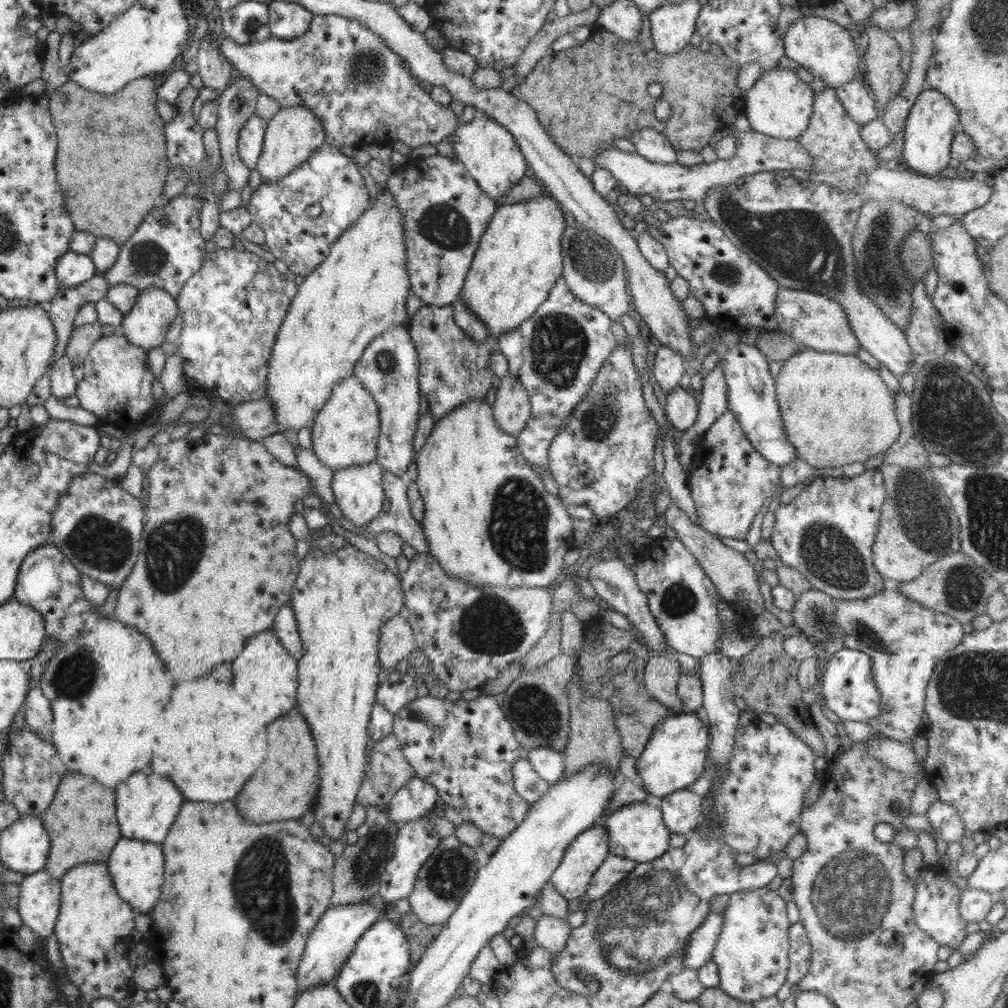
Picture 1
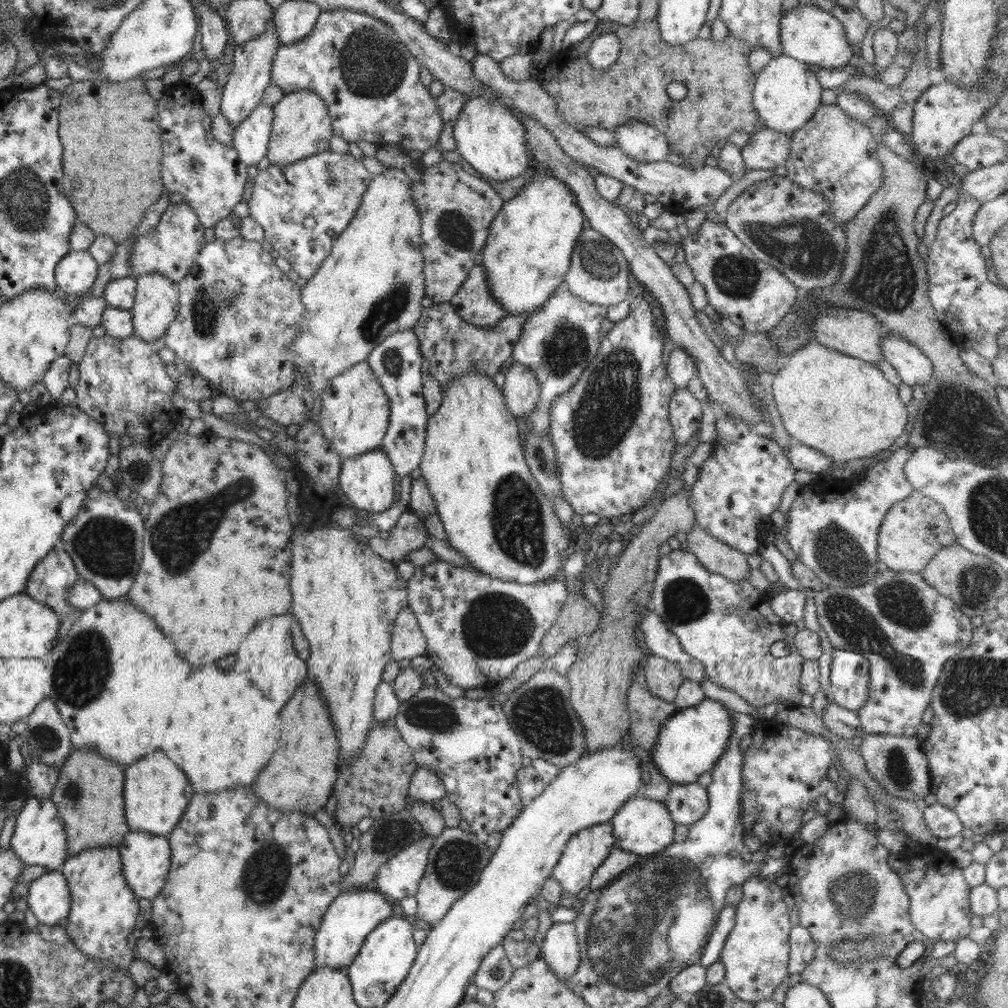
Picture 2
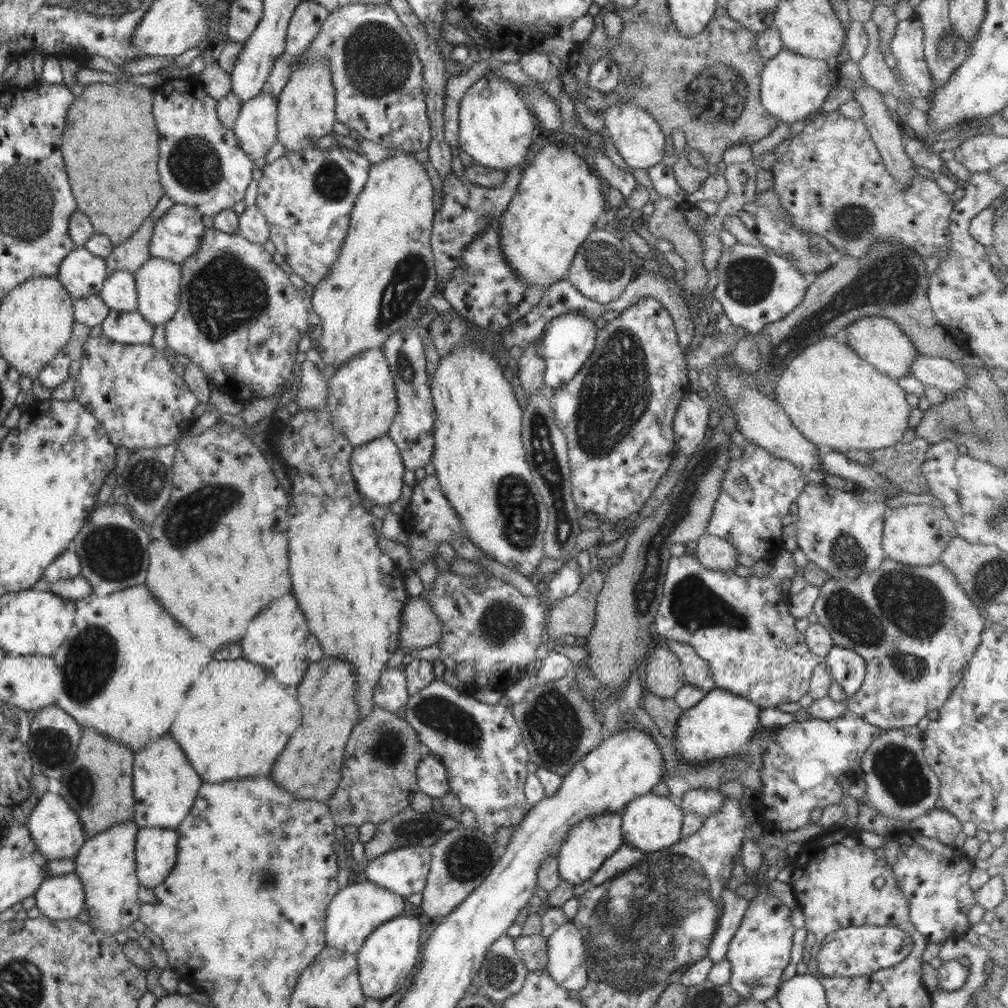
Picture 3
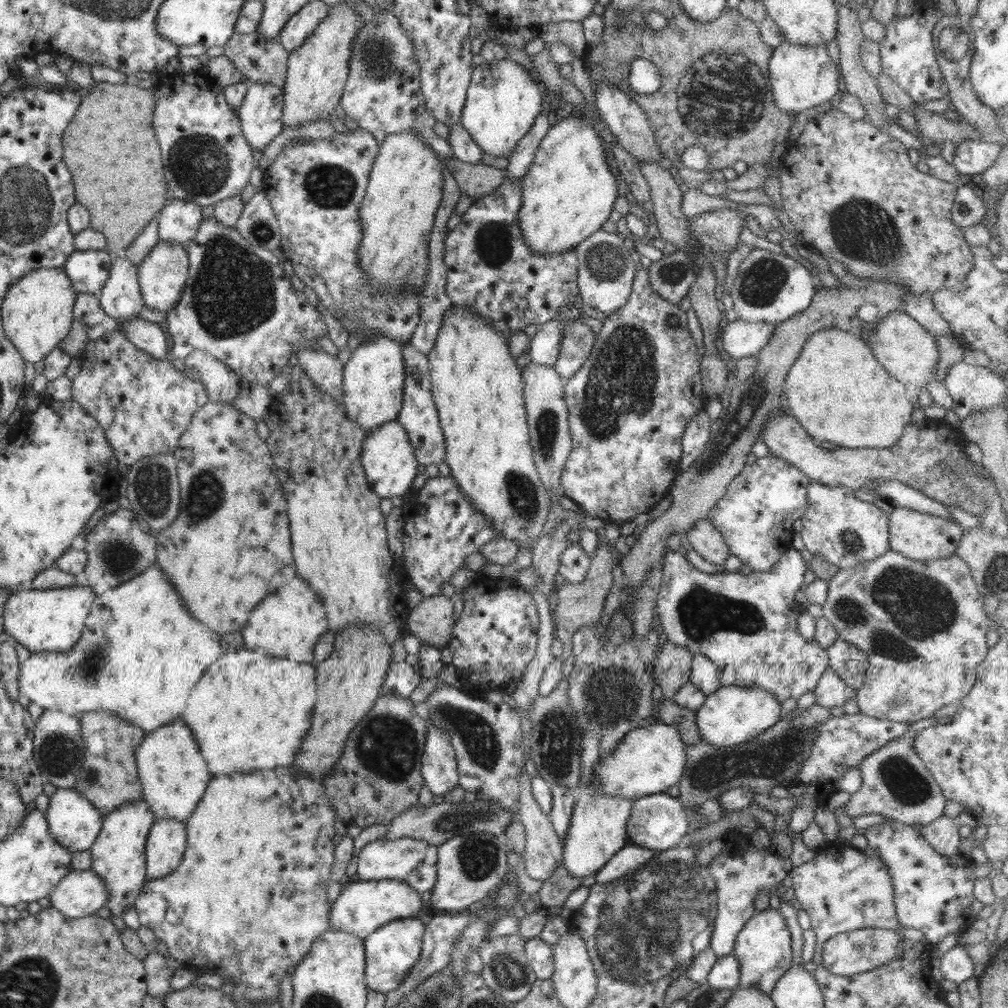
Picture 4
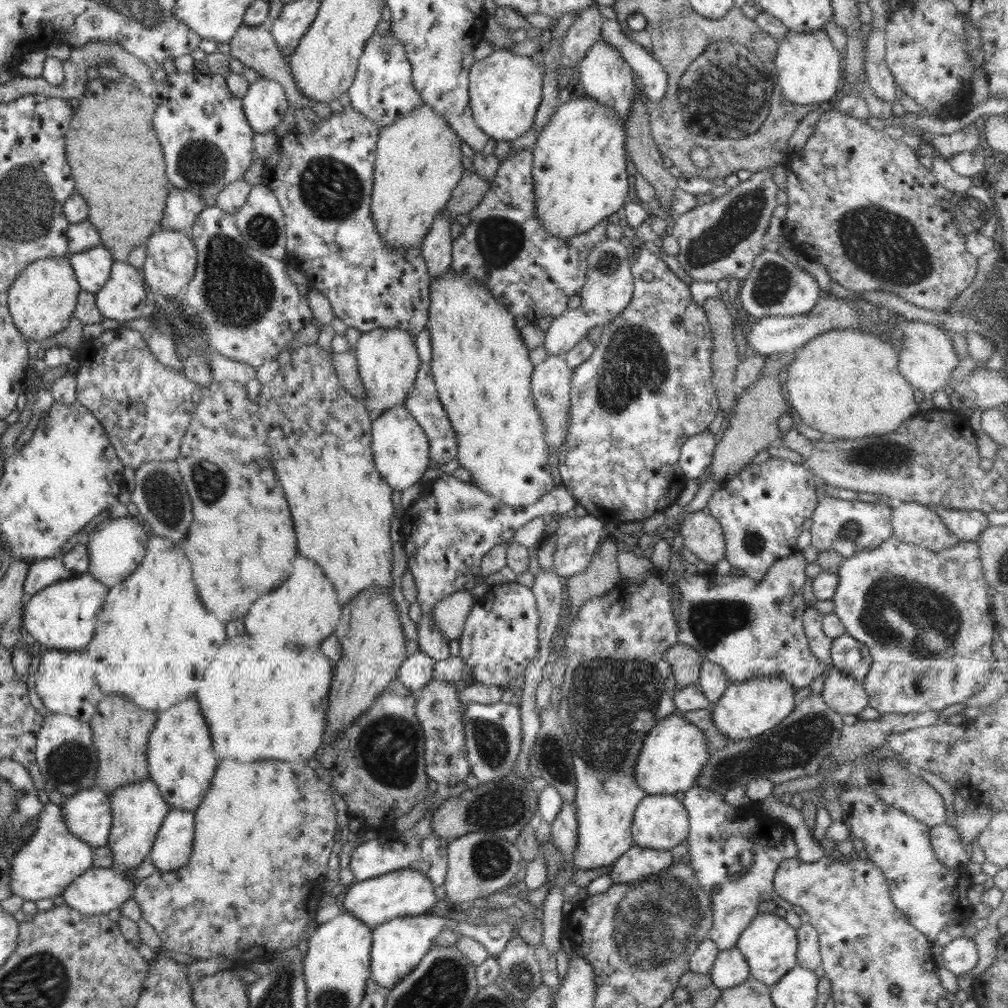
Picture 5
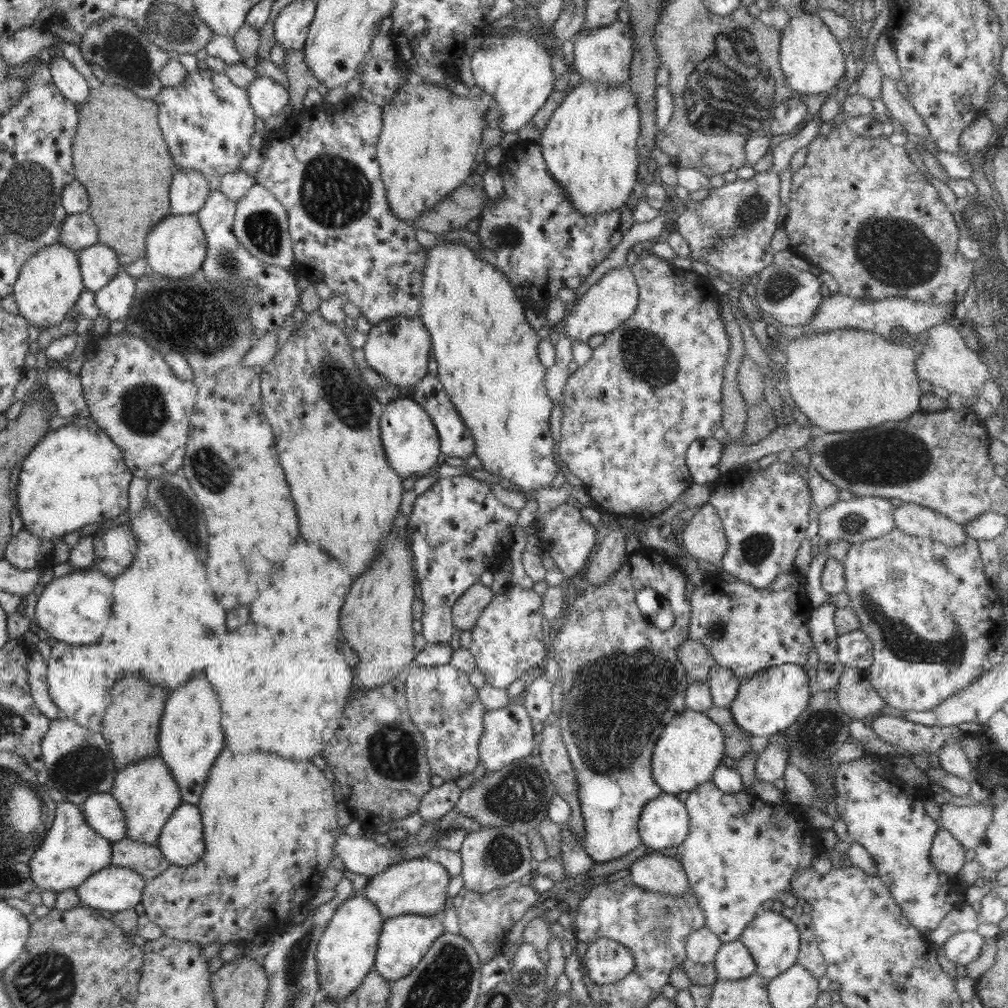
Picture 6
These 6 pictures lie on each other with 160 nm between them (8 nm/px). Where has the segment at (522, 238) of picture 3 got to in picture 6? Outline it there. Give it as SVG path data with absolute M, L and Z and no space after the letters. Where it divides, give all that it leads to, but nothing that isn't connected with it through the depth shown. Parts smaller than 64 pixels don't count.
M581 80L580 85L572 86L567 90L566 97L552 114L538 144L542 147L546 170L566 191L568 199L578 212L582 214L608 212L620 209L626 204L642 172L638 162L638 149L636 149L640 128L642 128L640 109L636 95L631 93L628 83L606 86Z

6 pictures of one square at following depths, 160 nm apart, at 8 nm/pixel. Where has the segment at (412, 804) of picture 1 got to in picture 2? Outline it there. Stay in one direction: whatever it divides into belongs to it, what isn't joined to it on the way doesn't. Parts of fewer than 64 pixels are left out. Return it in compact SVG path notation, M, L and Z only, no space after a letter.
M418 766L411 776L409 784L407 802L412 804L417 800L433 802L446 796L443 782L427 768Z

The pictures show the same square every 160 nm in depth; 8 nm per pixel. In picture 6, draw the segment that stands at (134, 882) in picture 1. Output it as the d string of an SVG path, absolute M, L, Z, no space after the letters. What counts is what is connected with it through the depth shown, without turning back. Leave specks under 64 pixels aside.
M180 803L162 827L156 845L173 866L194 864L205 851L197 805Z

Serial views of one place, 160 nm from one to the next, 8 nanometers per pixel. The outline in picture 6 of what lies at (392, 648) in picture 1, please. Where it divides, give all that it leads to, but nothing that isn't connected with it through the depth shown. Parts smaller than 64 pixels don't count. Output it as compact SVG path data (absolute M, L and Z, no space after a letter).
M480 581L470 586L452 608L453 627L461 632L470 631L476 626L480 614L494 600L494 596L493 590L482 585Z

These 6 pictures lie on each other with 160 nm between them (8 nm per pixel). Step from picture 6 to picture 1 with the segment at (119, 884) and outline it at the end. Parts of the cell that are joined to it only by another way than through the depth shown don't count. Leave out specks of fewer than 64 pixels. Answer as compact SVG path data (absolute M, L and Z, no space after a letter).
M43 869L29 875L19 884L20 893L17 911L23 924L29 926L39 937L47 937L53 933L60 906L61 880L54 879L52 874Z

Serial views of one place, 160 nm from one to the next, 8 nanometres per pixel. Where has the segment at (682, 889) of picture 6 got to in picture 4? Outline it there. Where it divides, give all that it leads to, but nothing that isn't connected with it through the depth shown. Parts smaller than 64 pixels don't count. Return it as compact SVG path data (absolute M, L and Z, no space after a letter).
M629 843L621 848L596 874L596 883L614 883L618 878L632 871L638 871L647 861L655 857L654 850L648 850Z

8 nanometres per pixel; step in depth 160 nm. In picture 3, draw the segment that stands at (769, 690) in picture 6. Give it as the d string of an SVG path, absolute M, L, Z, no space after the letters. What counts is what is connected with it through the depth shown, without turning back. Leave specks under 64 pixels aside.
M718 688L711 690L705 693L705 697L698 704L683 709L678 719L678 734L672 739L676 741L676 751L683 762L690 764L721 760L742 752L743 746L748 745L756 728L761 725L761 710L762 707L746 700L745 697Z

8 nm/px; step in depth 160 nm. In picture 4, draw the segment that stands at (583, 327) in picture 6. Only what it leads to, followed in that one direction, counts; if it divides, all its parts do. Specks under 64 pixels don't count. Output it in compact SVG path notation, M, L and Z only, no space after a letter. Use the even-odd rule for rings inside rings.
M600 229L577 244L575 250L578 257L577 285L582 303L600 310L607 316L622 308L628 302L641 264L641 260L630 247L628 238L617 232L606 232ZM554 318L539 326L536 335L531 338L528 350L526 350L532 363L553 366L557 361L563 330L566 327L567 323L560 318Z

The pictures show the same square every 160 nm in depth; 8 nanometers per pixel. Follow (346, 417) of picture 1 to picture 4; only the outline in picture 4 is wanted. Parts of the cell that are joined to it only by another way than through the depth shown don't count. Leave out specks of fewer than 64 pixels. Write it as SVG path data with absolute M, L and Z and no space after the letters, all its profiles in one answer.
M369 335L362 339L343 368L342 395L344 396L340 400L344 405L347 418L359 424L365 432L373 431L377 426L396 419L404 402L404 379L405 364L402 343L384 336Z

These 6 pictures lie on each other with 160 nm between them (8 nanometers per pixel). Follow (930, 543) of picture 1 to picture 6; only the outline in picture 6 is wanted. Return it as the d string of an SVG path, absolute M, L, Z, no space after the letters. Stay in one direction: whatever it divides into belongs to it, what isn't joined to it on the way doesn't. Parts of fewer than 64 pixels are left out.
M903 501L893 512L895 527L912 536L928 537L955 547L966 542L964 525L922 505Z

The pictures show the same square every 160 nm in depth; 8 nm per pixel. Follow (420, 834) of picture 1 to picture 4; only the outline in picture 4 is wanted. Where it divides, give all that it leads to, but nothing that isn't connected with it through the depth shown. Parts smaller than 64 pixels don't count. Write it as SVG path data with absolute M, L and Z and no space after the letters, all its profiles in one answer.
M415 838L377 839L366 844L357 855L359 881L394 880L409 884L418 892L428 892L438 880L437 846Z

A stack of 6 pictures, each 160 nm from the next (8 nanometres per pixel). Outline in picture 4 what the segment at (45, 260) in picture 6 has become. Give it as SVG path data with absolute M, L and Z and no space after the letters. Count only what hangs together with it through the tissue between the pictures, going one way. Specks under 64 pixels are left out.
M63 267L30 271L8 289L1 305L1 321L5 335L26 362L44 360L64 340L74 320L76 297L77 292Z

